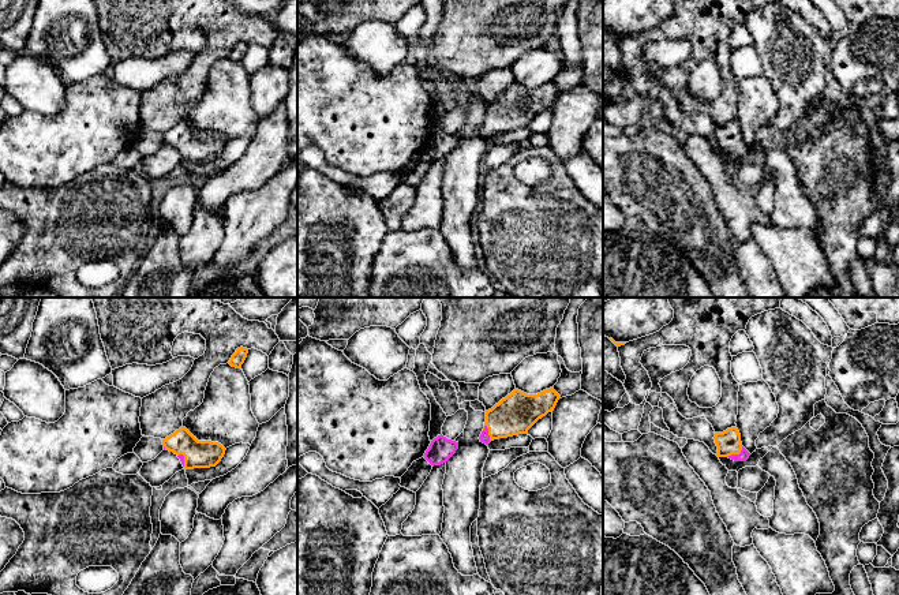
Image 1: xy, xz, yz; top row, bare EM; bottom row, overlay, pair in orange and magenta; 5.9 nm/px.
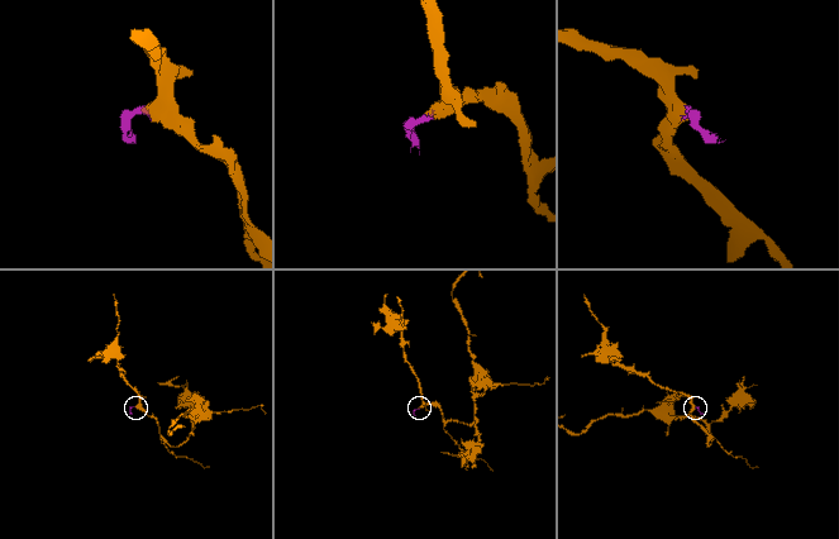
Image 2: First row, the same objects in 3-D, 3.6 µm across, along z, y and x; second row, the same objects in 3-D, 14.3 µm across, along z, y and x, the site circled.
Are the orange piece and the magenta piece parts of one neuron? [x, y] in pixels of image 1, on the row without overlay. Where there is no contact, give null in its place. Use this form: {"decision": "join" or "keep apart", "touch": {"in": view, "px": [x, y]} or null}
{"decision": "join", "touch": {"in": "xz", "px": [489, 127]}}

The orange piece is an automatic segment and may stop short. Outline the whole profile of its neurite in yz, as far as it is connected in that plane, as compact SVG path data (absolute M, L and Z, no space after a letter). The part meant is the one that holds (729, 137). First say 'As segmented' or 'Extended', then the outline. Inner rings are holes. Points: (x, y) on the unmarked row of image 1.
Extended. M737 121L727 123L723 127L715 127L718 151L728 151L734 156L745 156L750 147L742 141L741 128Z

